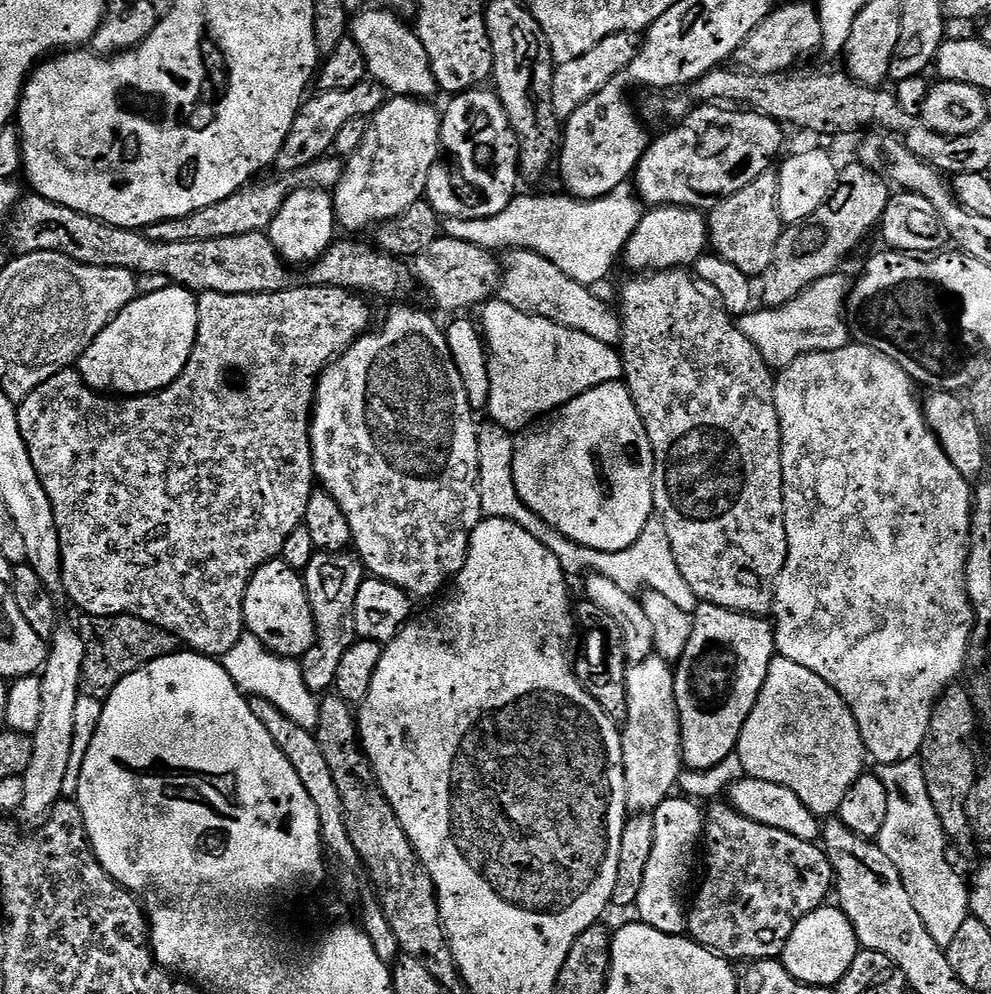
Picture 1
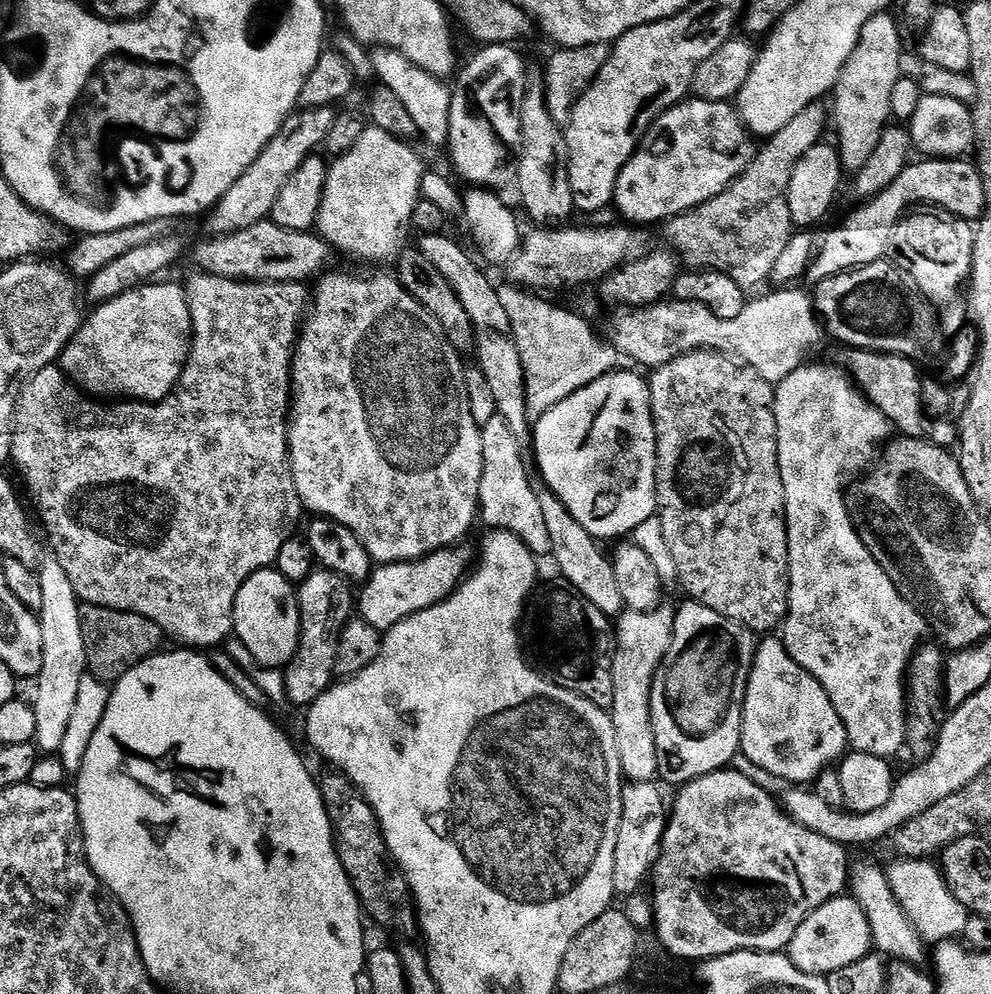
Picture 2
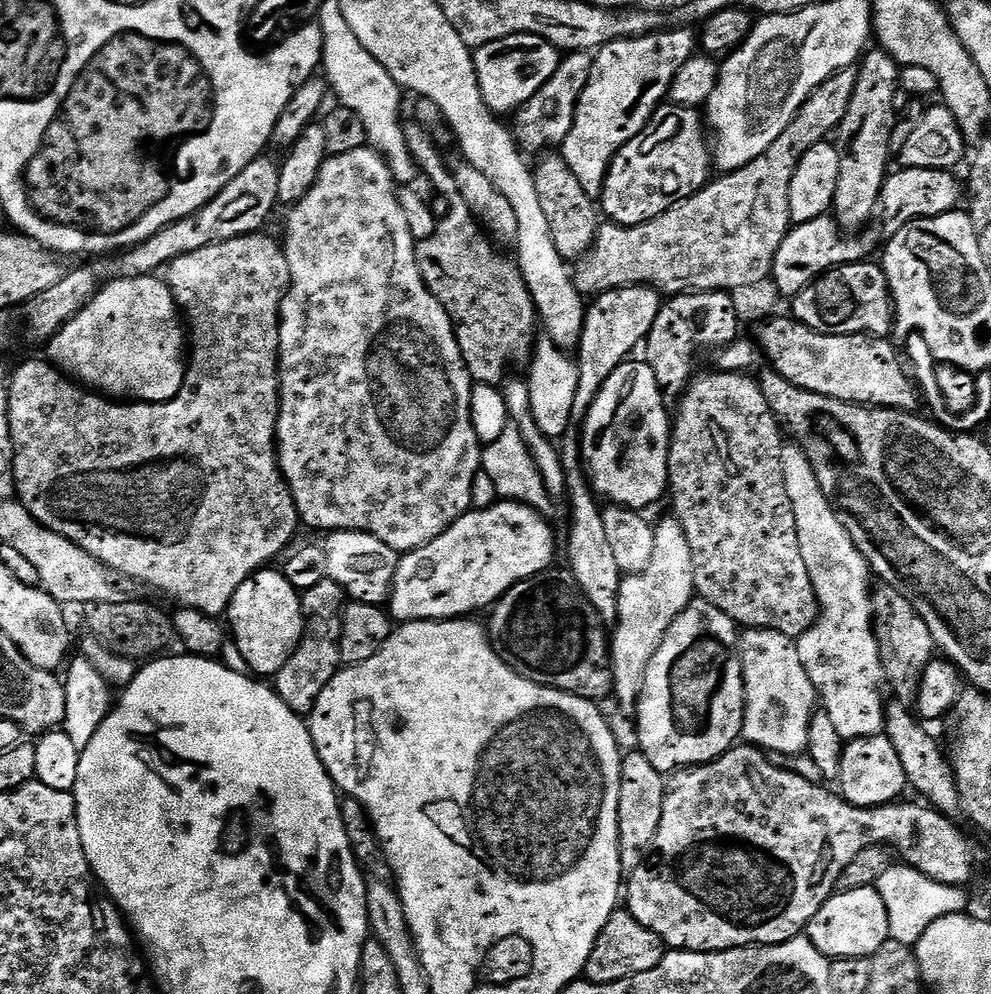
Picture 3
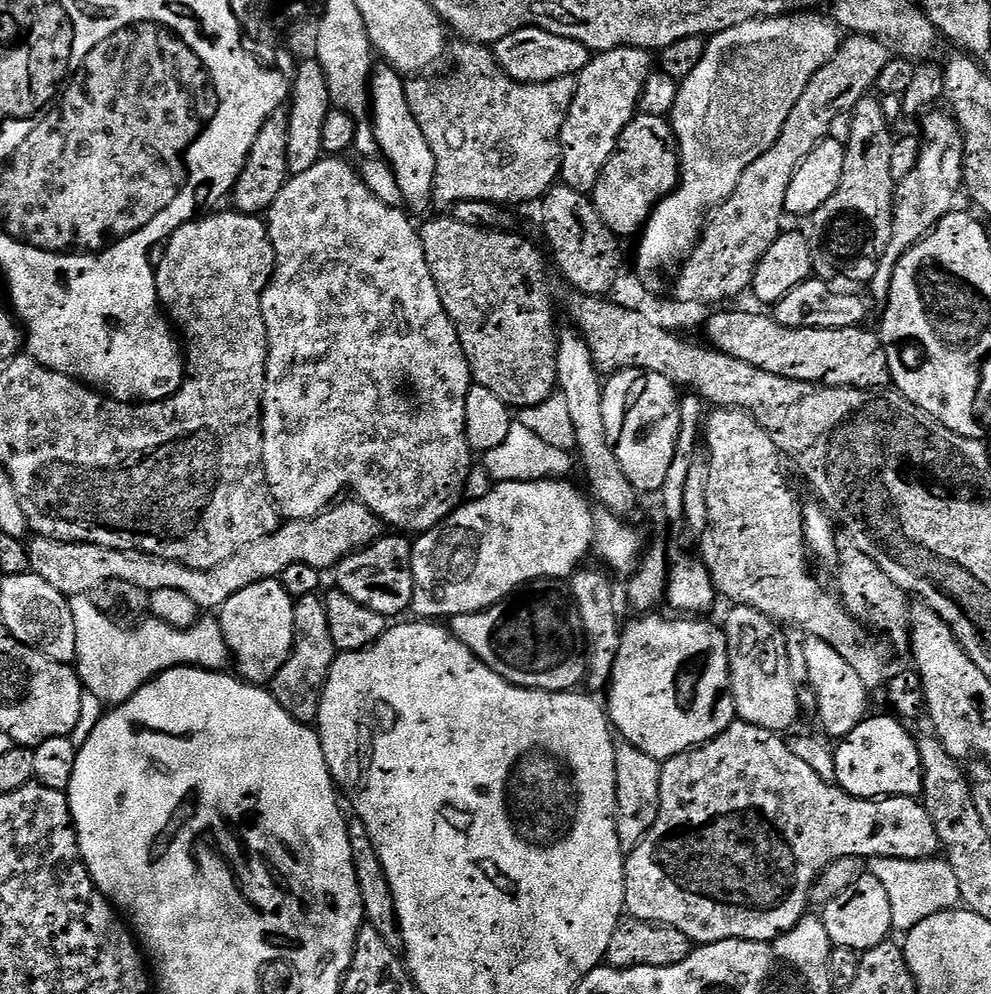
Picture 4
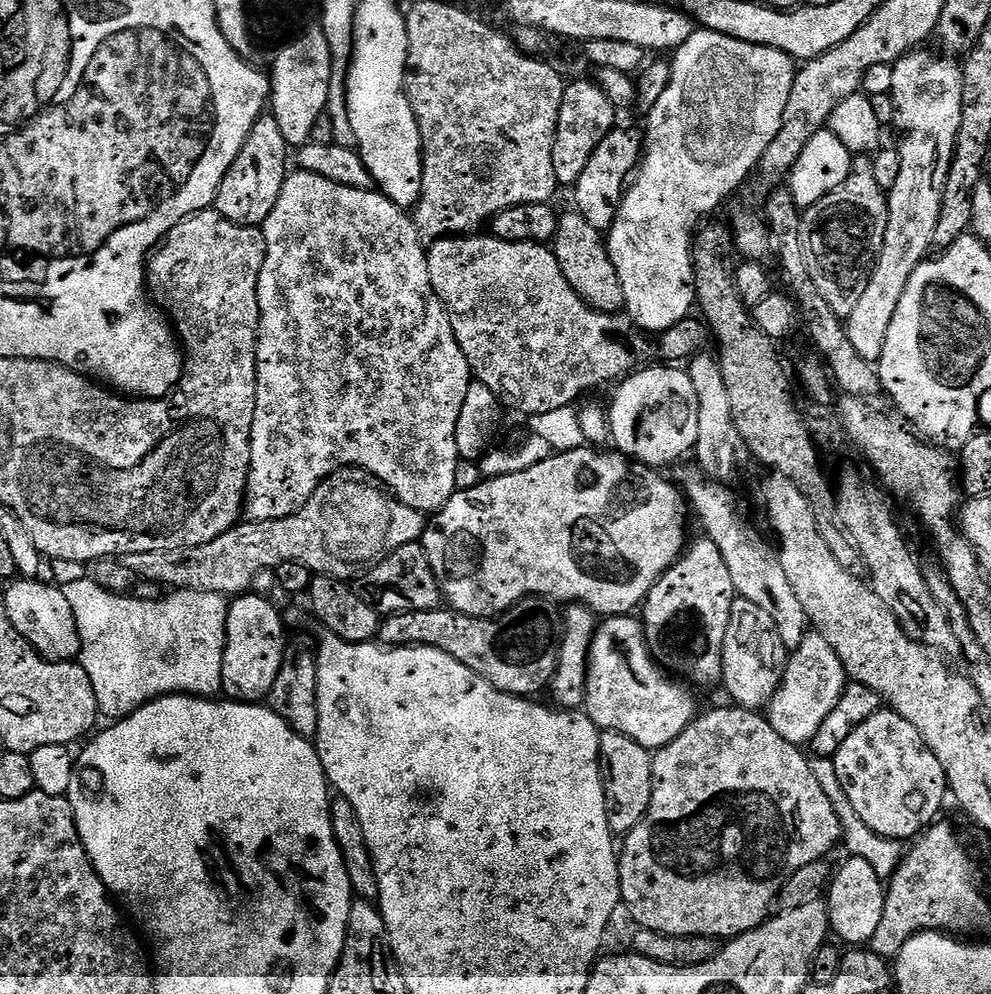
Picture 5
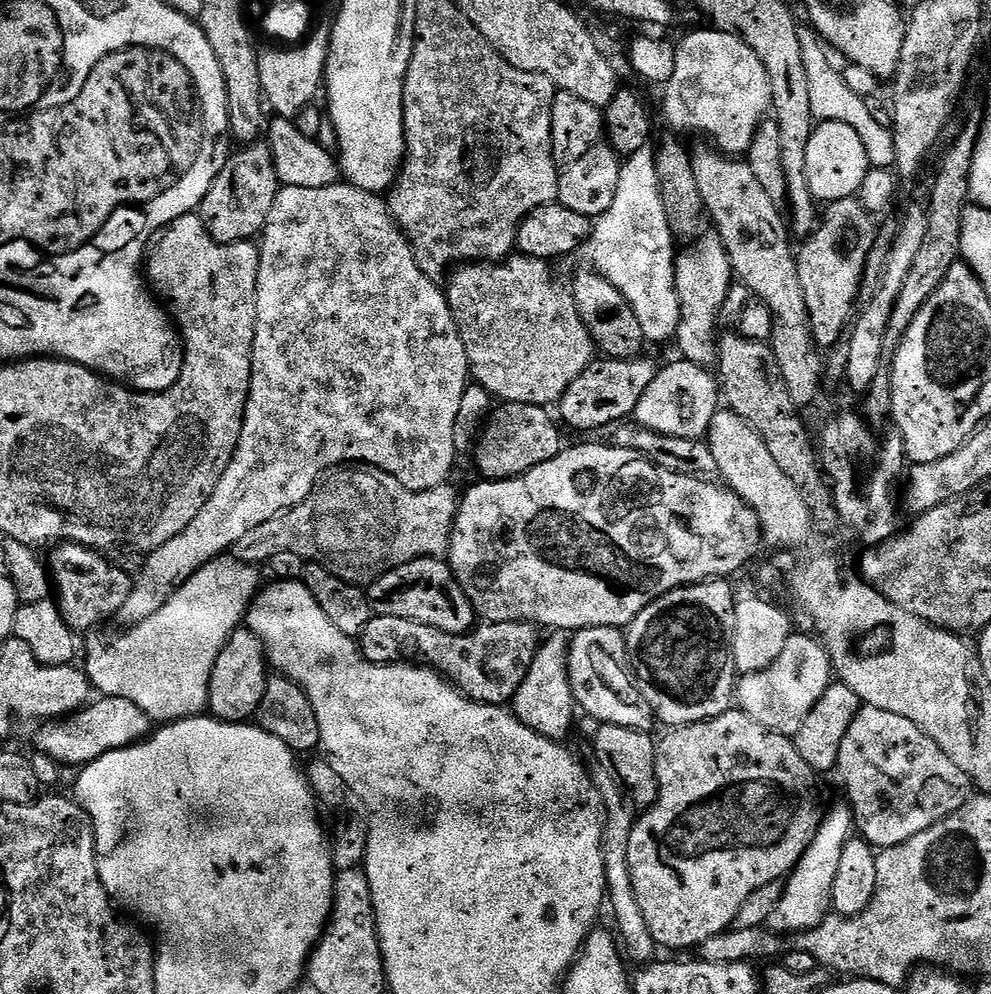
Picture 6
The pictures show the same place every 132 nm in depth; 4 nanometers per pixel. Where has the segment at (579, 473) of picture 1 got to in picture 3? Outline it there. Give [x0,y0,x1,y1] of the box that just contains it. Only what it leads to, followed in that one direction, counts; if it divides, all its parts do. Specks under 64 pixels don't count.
[582,359,670,510]

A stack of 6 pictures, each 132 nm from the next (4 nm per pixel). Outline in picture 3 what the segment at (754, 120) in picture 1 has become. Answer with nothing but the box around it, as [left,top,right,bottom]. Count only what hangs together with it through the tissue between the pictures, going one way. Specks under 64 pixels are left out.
[598,102,714,228]

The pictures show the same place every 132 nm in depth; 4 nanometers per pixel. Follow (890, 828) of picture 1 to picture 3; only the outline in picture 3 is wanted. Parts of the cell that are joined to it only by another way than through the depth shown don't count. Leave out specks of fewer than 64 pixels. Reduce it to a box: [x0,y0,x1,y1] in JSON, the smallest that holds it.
[875,862,969,946]

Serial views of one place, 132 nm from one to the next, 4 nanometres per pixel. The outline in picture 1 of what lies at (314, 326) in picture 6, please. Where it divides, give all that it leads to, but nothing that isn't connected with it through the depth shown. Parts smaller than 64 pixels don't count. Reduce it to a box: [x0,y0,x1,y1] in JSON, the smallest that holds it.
[312,96,482,598]

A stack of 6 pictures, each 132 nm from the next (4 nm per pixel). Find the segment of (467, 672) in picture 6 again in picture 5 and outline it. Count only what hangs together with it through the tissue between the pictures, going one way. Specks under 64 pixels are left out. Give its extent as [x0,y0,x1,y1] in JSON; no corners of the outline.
[378,596,564,698]

